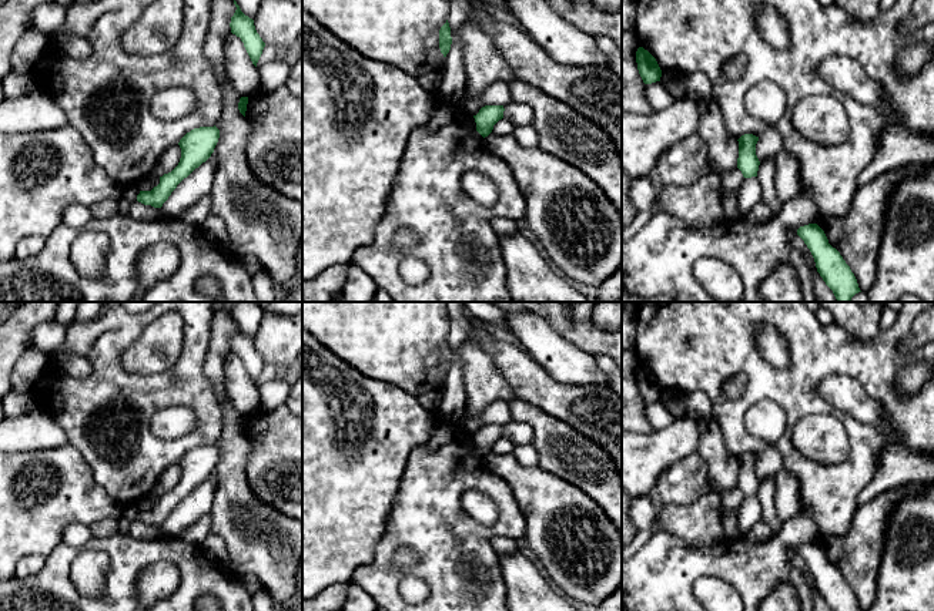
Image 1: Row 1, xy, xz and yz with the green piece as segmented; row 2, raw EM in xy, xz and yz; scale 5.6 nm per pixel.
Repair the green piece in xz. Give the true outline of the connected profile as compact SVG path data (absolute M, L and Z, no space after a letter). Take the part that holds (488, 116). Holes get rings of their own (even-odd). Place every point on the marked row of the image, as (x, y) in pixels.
M485 105L473 115L476 122L476 131L485 138L488 137L493 125L503 118L503 105Z

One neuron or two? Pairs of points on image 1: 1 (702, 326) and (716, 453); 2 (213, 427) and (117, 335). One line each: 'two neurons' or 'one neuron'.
1: two neurons
2: one neuron

